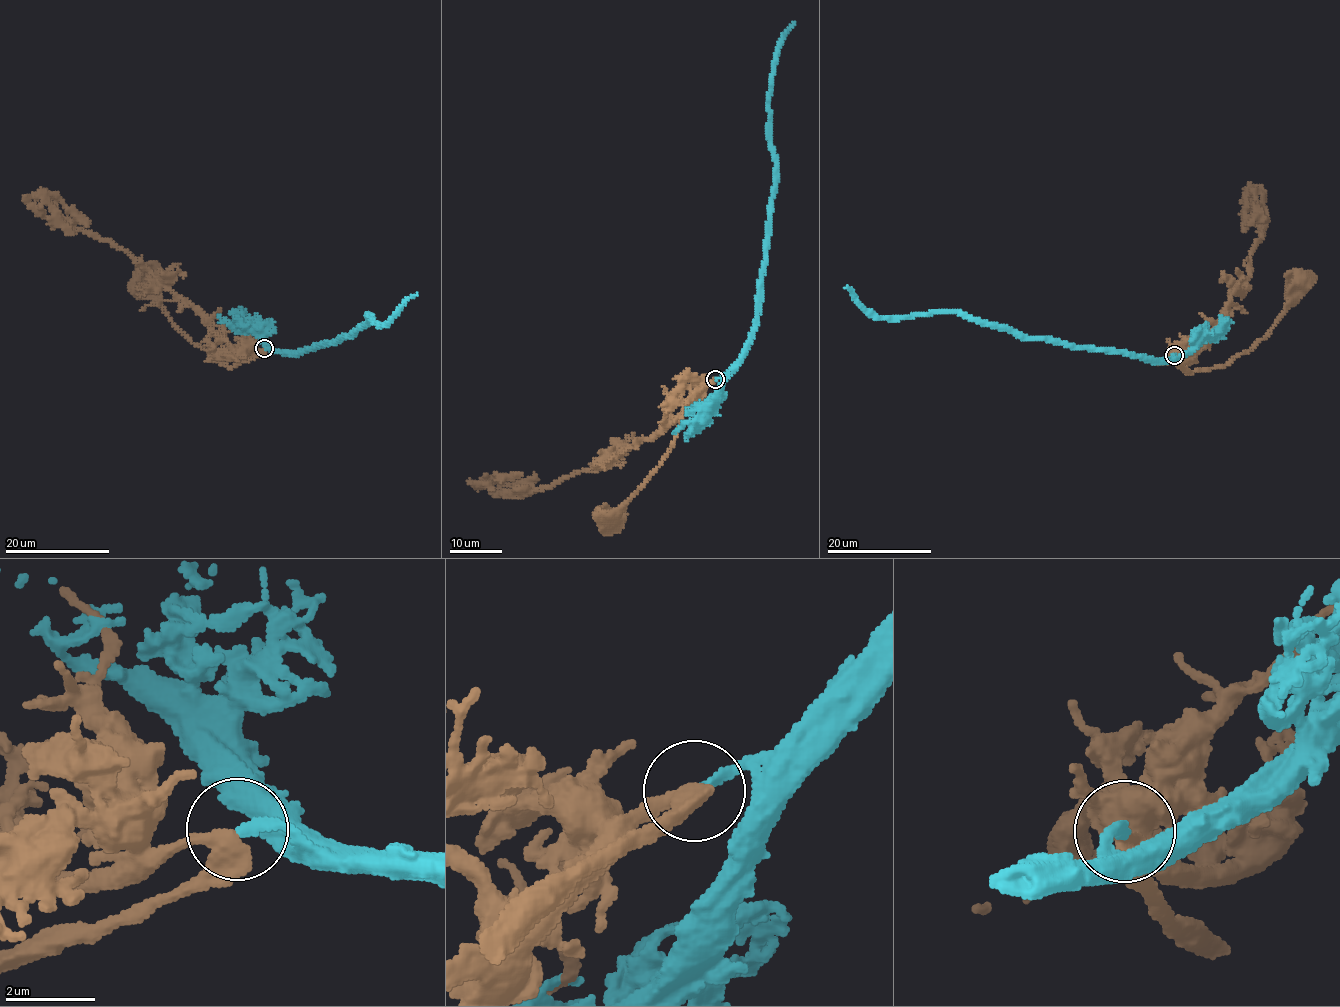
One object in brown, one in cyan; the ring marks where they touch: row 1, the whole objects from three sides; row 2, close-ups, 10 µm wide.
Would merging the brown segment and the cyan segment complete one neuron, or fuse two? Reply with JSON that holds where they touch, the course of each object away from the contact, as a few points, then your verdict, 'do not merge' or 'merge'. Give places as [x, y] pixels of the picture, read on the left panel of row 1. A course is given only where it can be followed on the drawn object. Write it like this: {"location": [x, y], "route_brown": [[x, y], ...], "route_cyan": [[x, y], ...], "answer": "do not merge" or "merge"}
{"location": [264, 348], "route_brown": [[265, 349], [233, 367], [214, 360], [174, 324], [156, 301], [149, 274]], "route_cyan": [[264, 349], [295, 353], [348, 337], [367, 325], [369, 314], [383, 324], [416, 294]], "answer": "do not merge"}

